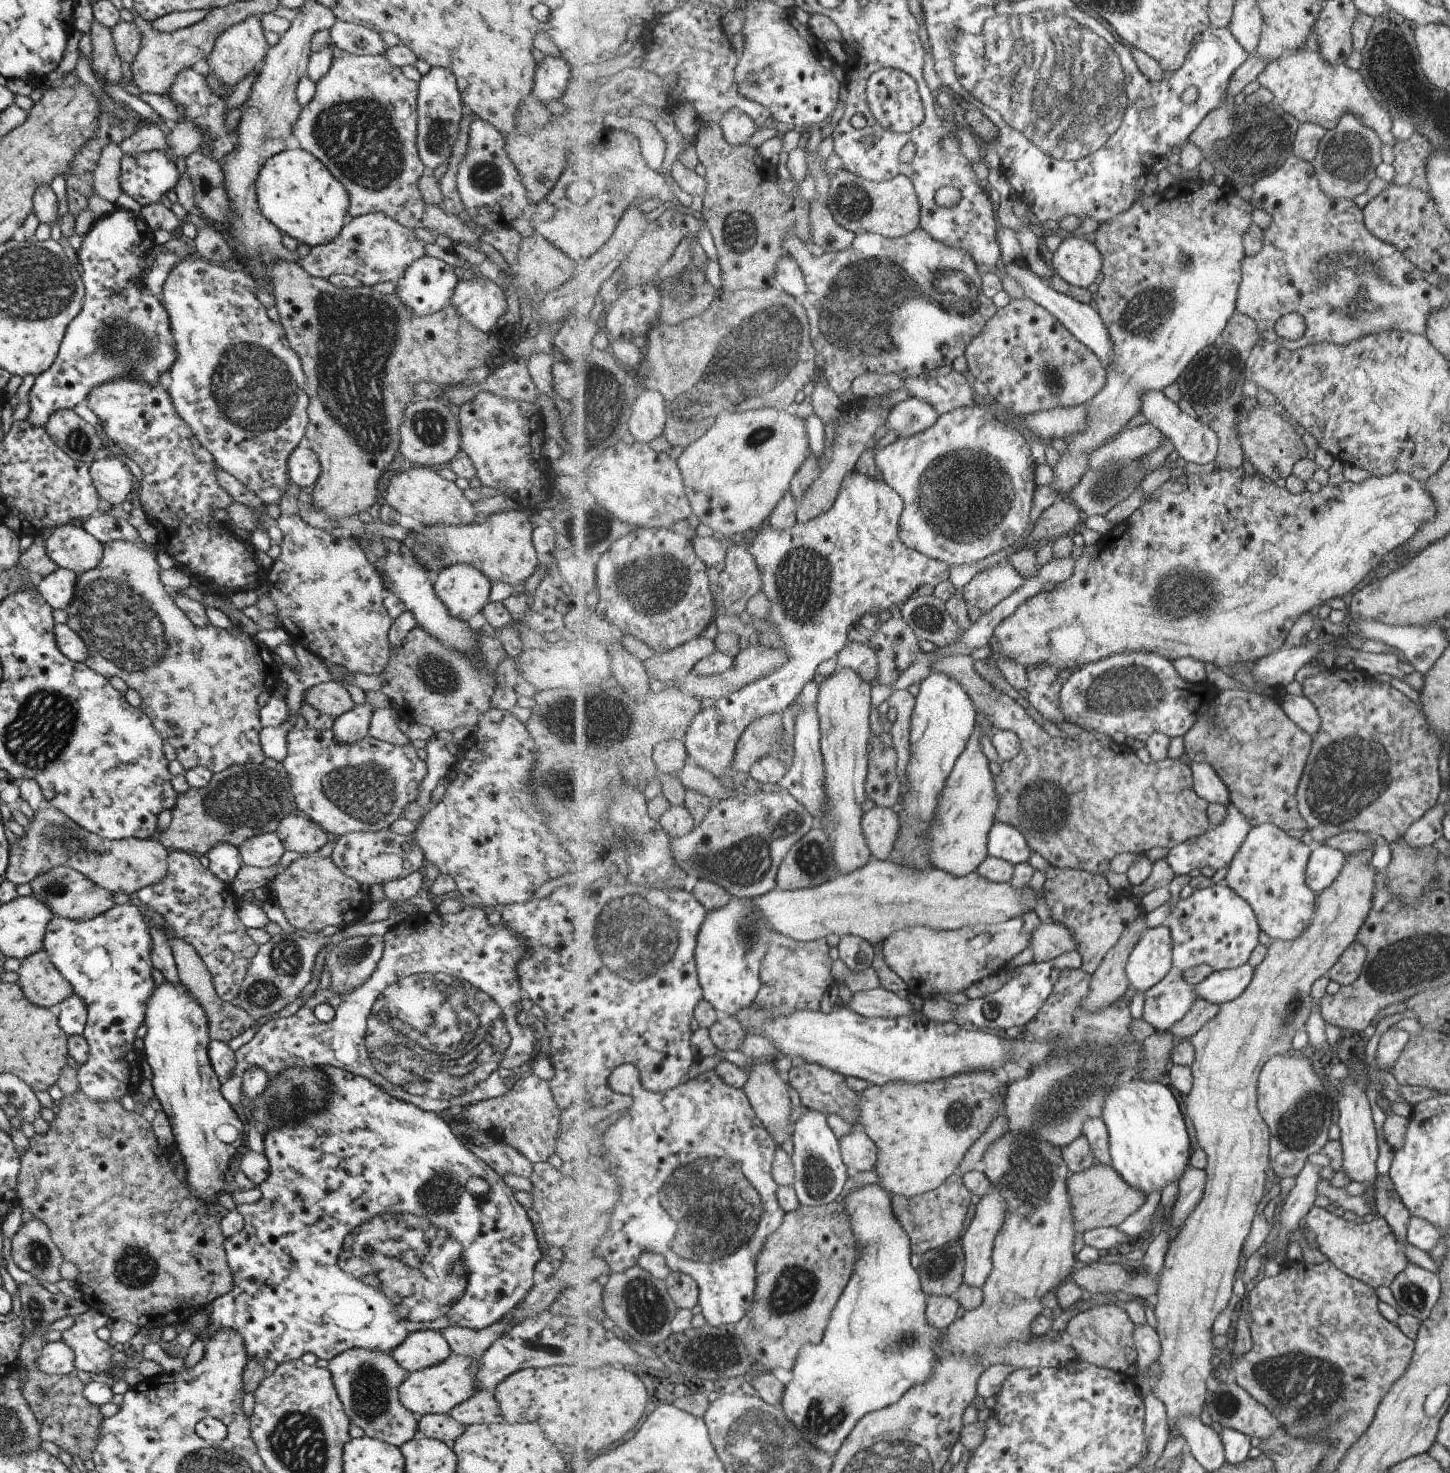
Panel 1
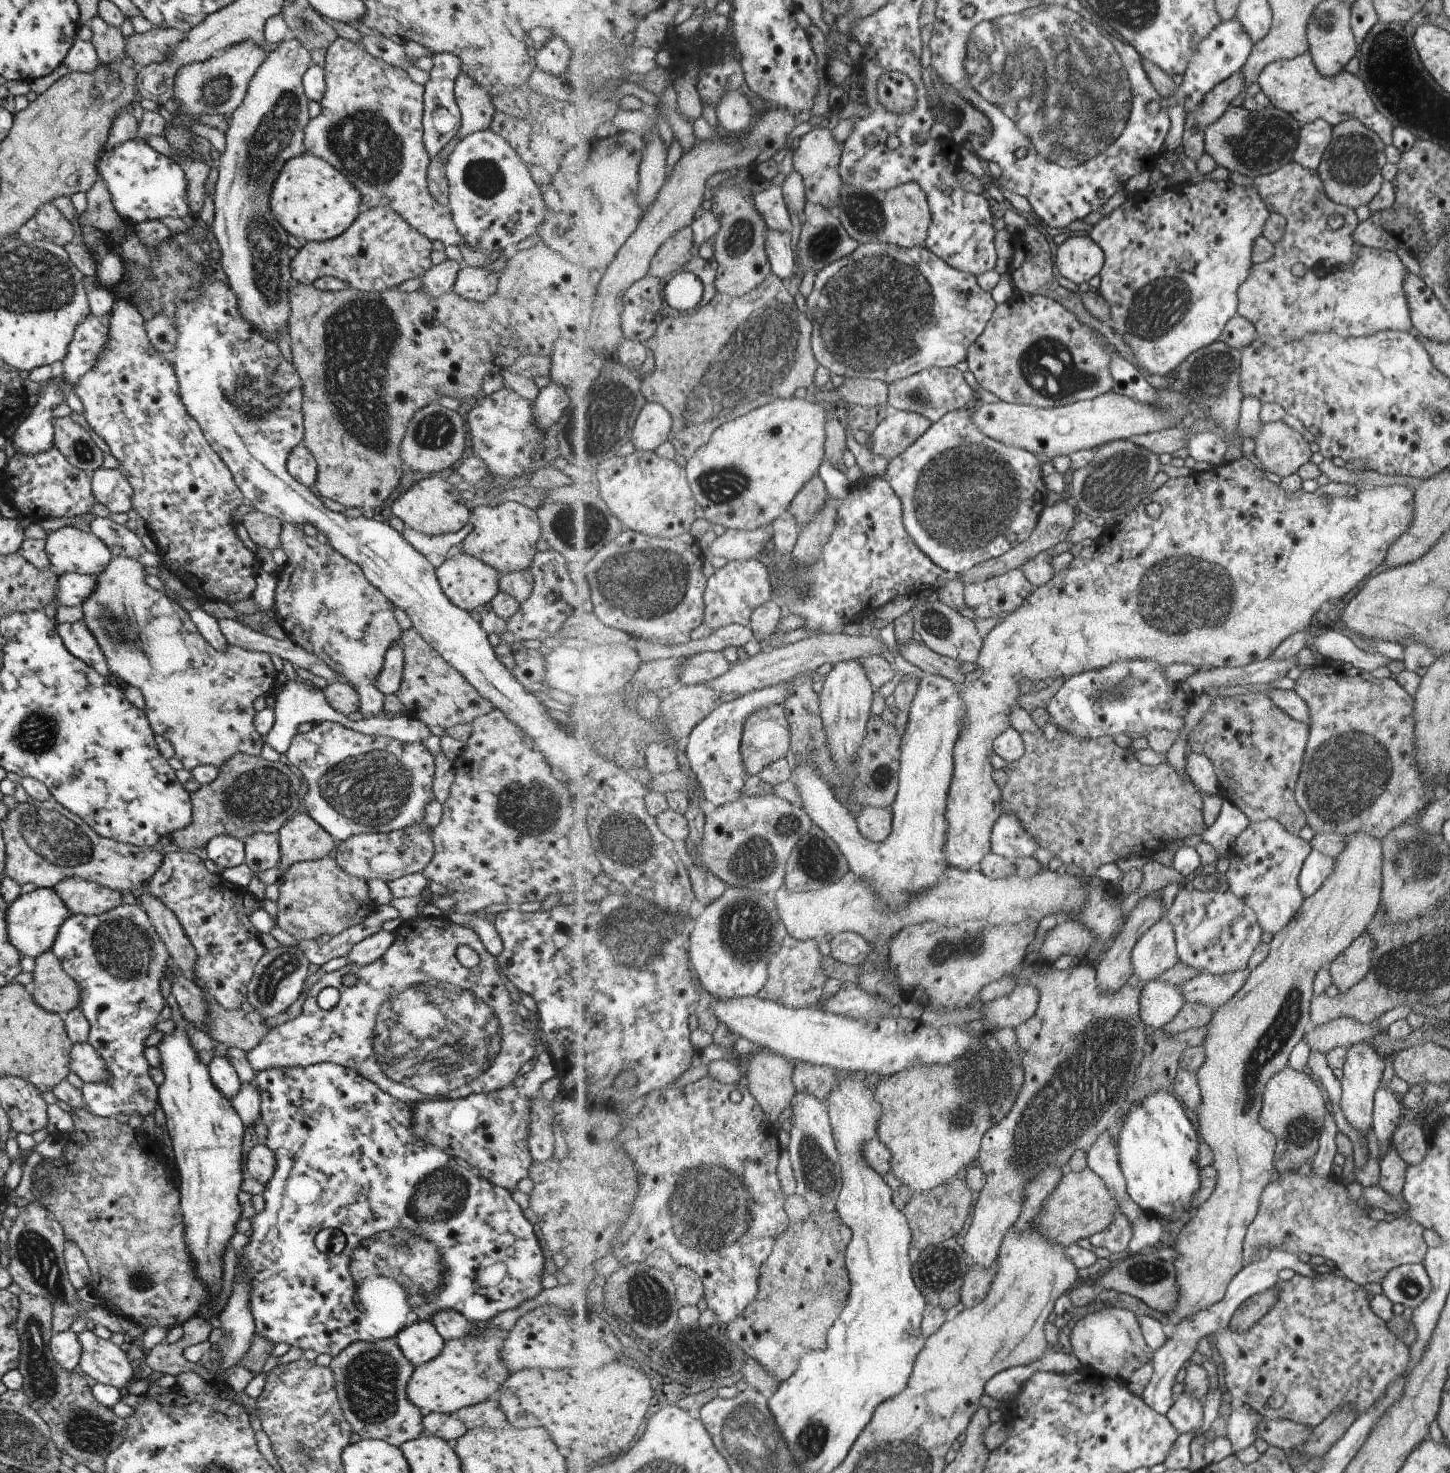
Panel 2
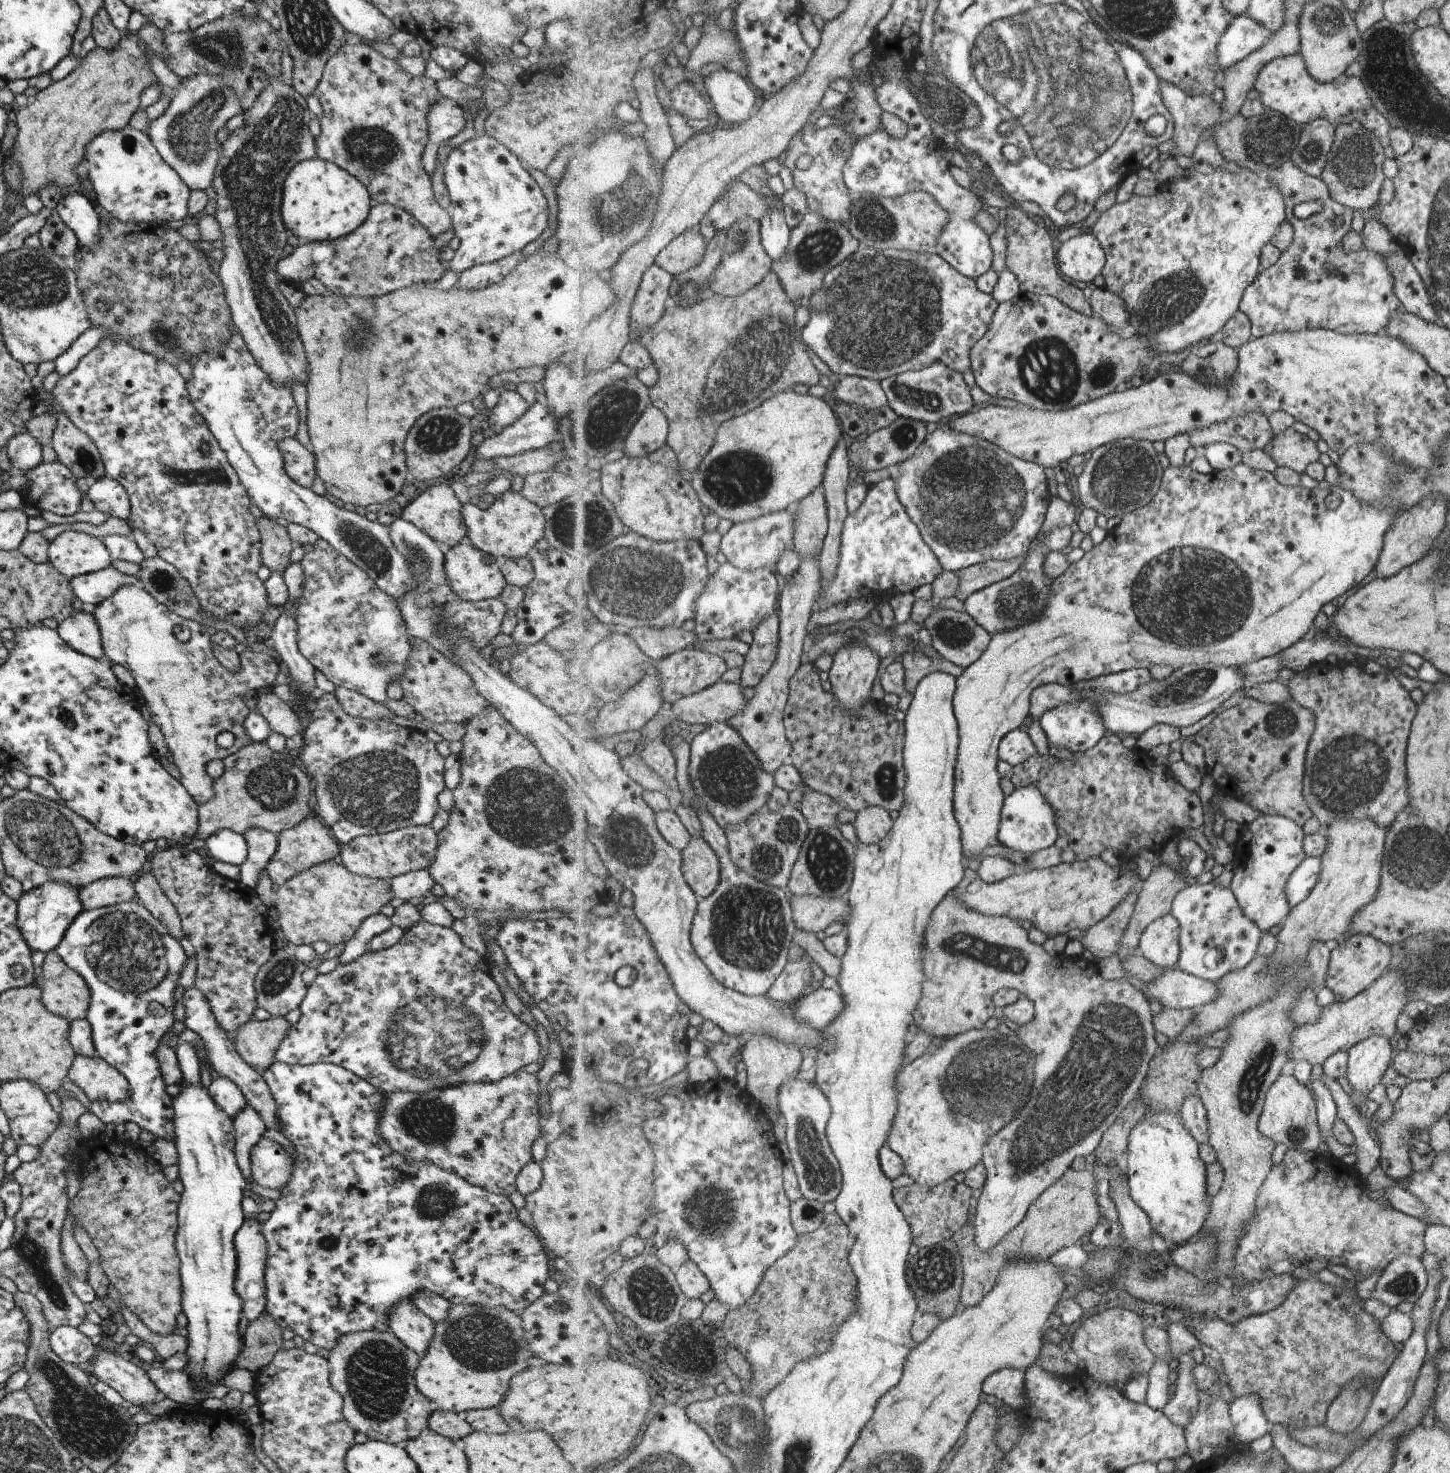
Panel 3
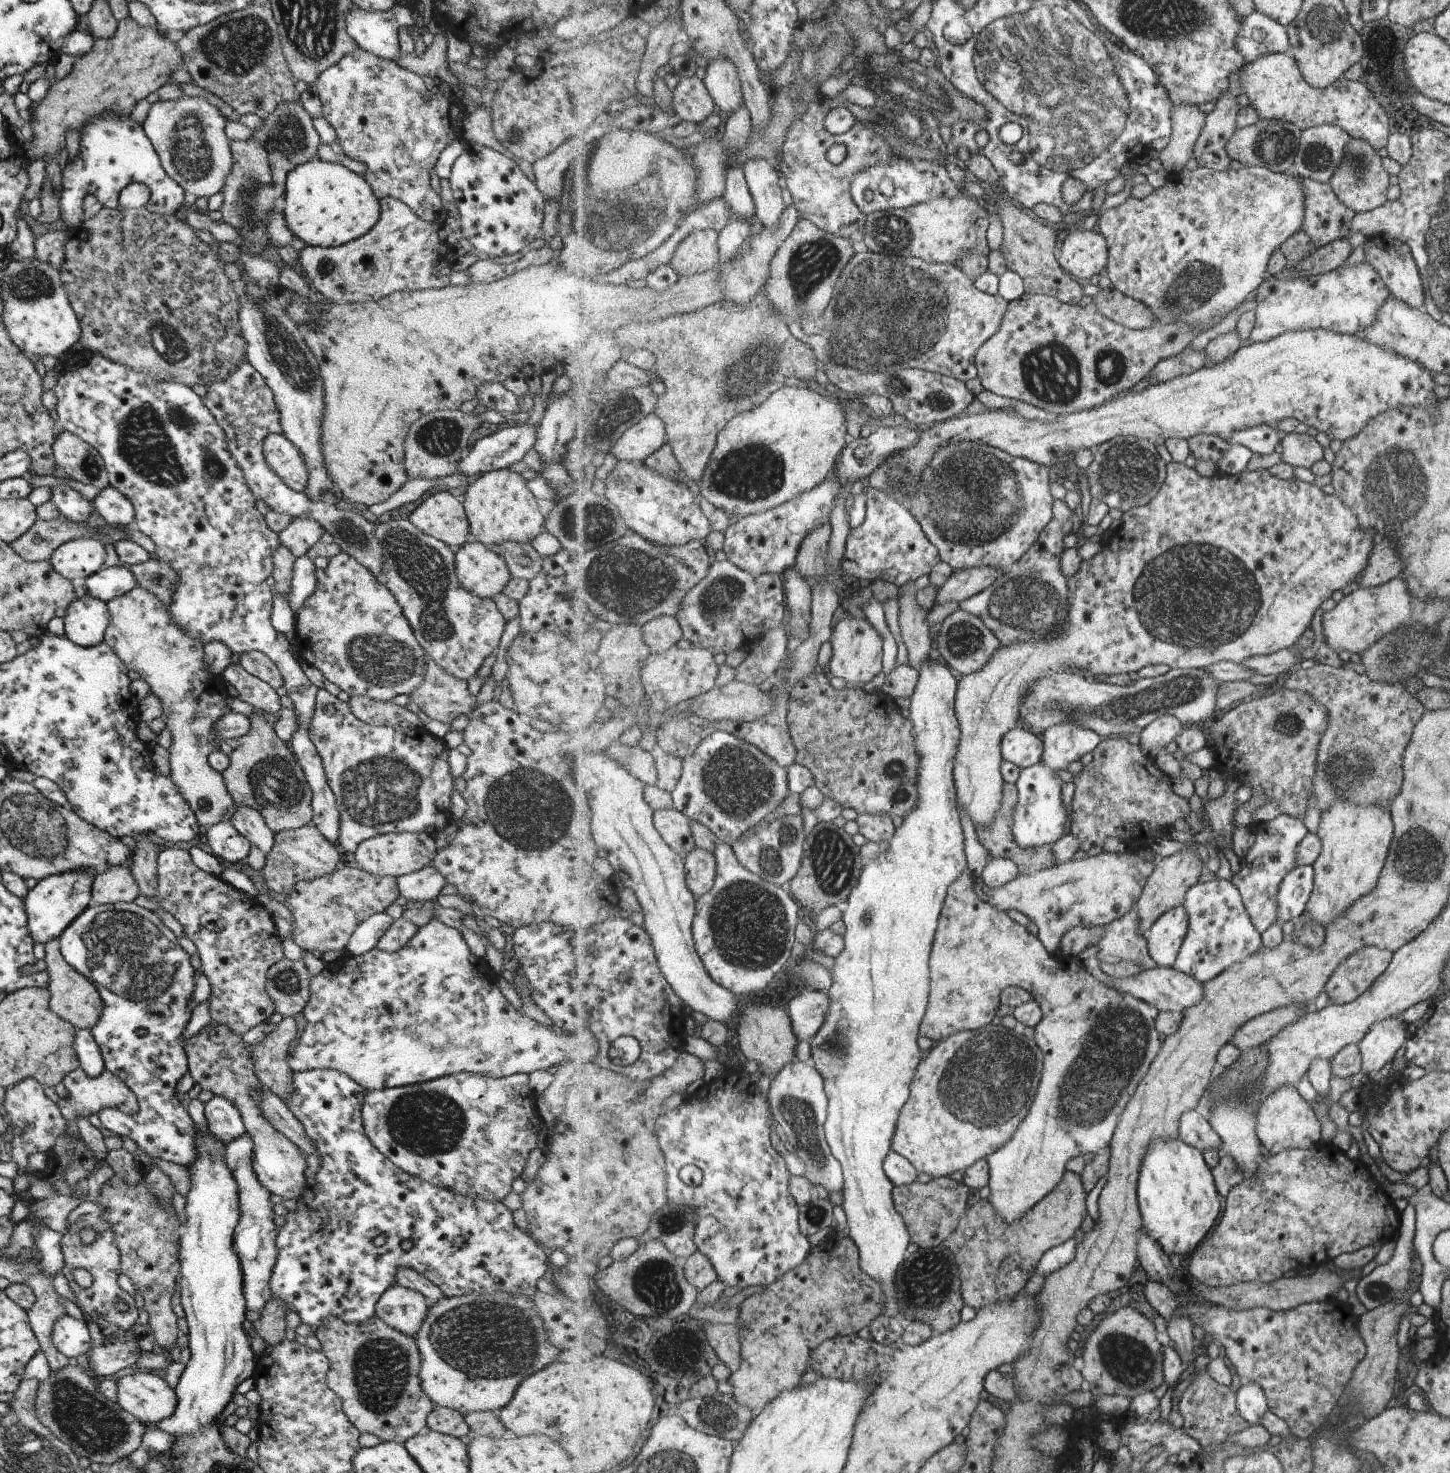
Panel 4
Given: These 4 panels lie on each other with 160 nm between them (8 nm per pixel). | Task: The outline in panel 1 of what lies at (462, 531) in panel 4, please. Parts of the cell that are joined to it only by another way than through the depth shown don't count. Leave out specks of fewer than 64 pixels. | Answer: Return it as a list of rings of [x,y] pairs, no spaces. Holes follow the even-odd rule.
[[[429,467],[406,468],[395,474],[385,488],[385,503],[399,514],[407,514],[422,526],[429,525],[468,525],[473,523],[474,510],[471,503],[463,497],[462,490],[447,481]]]

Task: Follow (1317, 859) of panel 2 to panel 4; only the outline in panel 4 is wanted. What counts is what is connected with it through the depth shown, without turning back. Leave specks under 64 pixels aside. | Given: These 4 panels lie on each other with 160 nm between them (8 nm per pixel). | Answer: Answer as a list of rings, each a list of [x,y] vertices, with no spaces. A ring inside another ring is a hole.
[[[1314,865],[1297,867],[1283,880],[1279,890],[1279,922],[1289,922],[1305,913],[1314,894],[1316,871]]]

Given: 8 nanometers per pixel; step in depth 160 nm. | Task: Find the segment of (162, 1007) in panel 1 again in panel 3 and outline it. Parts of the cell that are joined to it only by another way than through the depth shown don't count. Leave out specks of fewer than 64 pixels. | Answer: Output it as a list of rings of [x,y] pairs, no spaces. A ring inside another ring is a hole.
[[[181,1083],[181,1089],[176,1096],[172,1098],[172,1109],[174,1117],[172,1118],[172,1125],[174,1130],[174,1146],[177,1152],[177,1168],[178,1178],[183,1186],[183,1191],[180,1193],[180,1199],[176,1210],[176,1233],[174,1234],[174,1247],[176,1255],[179,1261],[179,1276],[181,1283],[181,1296],[180,1296],[180,1310],[186,1318],[186,1351],[187,1364],[183,1367],[183,1372],[187,1374],[188,1381],[193,1389],[205,1389],[213,1385],[218,1385],[217,1382],[230,1372],[234,1360],[238,1357],[242,1347],[242,1335],[237,1332],[239,1328],[239,1314],[241,1314],[242,1302],[239,1295],[234,1289],[234,1280],[236,1273],[236,1254],[234,1251],[234,1234],[237,1229],[243,1224],[244,1217],[241,1213],[241,1199],[243,1198],[243,1190],[246,1188],[246,1182],[244,1176],[241,1174],[239,1168],[237,1168],[235,1157],[233,1154],[234,1136],[233,1136],[233,1123],[232,1120],[223,1114],[223,1111],[209,1098],[207,1091],[198,1084],[197,1086],[190,1085],[188,1083]]]

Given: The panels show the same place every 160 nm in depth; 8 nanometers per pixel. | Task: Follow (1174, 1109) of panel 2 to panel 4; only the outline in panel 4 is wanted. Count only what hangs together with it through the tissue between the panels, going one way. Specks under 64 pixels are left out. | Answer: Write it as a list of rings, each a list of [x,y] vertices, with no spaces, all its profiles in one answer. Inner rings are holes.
[[[1179,1138],[1151,1144],[1151,1152],[1141,1164],[1137,1185],[1138,1202],[1143,1216],[1142,1227],[1167,1255],[1176,1254],[1185,1261],[1210,1234],[1222,1215],[1224,1199],[1218,1192],[1212,1169],[1203,1160],[1203,1152]]]

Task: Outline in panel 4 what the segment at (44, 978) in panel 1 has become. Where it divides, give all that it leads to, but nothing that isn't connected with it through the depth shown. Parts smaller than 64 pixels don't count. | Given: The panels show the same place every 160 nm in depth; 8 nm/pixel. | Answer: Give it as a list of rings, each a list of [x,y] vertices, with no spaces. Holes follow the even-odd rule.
[[[58,938],[49,940],[45,946],[45,972],[47,975],[46,989],[49,994],[48,1008],[52,1014],[69,1022],[73,1029],[90,1030],[91,1026],[99,1020],[101,1000],[97,990],[79,972],[76,972],[63,961],[58,950]]]

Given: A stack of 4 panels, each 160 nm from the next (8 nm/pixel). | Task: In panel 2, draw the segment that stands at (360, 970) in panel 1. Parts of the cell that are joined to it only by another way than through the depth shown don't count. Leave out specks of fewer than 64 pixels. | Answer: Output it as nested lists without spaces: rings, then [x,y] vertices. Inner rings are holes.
[[[385,929],[356,942],[347,954],[349,963],[366,965],[377,960],[391,946],[394,936]]]

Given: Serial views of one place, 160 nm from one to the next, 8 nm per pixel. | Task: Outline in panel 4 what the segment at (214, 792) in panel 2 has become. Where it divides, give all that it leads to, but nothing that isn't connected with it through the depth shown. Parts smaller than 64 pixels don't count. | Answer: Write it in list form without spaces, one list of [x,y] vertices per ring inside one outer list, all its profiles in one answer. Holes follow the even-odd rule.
[[[251,714],[248,718],[250,730],[237,740],[235,750],[228,755],[228,766],[221,774],[226,792],[232,799],[232,810],[237,810],[237,806],[255,810],[273,834],[310,824],[311,790],[295,756],[287,743],[277,738],[273,725],[265,722],[261,714]]]

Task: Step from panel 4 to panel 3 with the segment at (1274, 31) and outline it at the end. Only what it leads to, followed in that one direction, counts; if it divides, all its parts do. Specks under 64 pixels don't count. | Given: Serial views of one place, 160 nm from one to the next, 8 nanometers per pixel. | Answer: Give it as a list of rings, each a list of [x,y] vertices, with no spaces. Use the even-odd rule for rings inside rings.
[[[1249,15],[1234,17],[1230,28],[1219,41],[1217,60],[1220,70],[1216,70],[1220,75],[1218,78],[1221,79],[1226,70],[1234,64],[1261,49],[1272,36],[1272,30]]]

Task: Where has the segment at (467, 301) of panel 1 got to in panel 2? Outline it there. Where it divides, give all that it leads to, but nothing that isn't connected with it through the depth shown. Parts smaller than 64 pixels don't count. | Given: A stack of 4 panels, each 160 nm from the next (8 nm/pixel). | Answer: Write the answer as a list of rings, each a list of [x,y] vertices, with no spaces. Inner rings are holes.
[[[464,267],[457,271],[451,290],[469,300],[481,302],[496,291],[498,275],[483,267]]]

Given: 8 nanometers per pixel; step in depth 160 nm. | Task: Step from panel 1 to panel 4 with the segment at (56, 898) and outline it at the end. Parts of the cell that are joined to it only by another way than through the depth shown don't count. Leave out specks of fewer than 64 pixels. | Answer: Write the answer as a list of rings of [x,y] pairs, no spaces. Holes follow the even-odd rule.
[[[111,866],[94,876],[91,884],[90,905],[131,903],[139,895],[139,888],[125,866]]]

